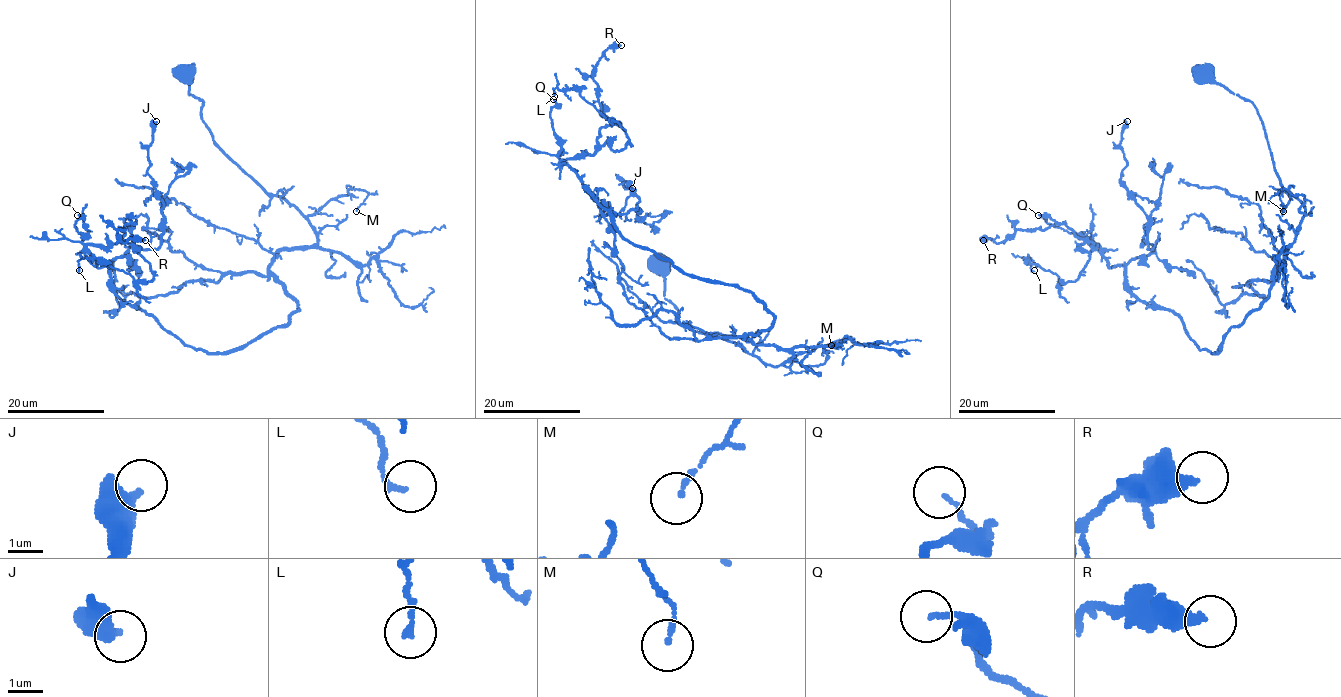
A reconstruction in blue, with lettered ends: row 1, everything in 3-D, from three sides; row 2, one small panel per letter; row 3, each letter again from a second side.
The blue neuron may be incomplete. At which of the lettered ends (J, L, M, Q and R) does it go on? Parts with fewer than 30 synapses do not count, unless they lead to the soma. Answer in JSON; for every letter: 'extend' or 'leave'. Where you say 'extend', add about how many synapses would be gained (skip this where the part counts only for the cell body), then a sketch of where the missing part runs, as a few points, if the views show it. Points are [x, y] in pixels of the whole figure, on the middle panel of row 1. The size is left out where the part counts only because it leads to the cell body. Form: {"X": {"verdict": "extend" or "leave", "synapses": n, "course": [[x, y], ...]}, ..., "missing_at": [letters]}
{"J": {"verdict": "leave"}, "L": {"verdict": "leave"}, "M": {"verdict": "leave"}, "Q": {"verdict": "leave"}, "R": {"verdict": "leave"}, "missing_at": []}

